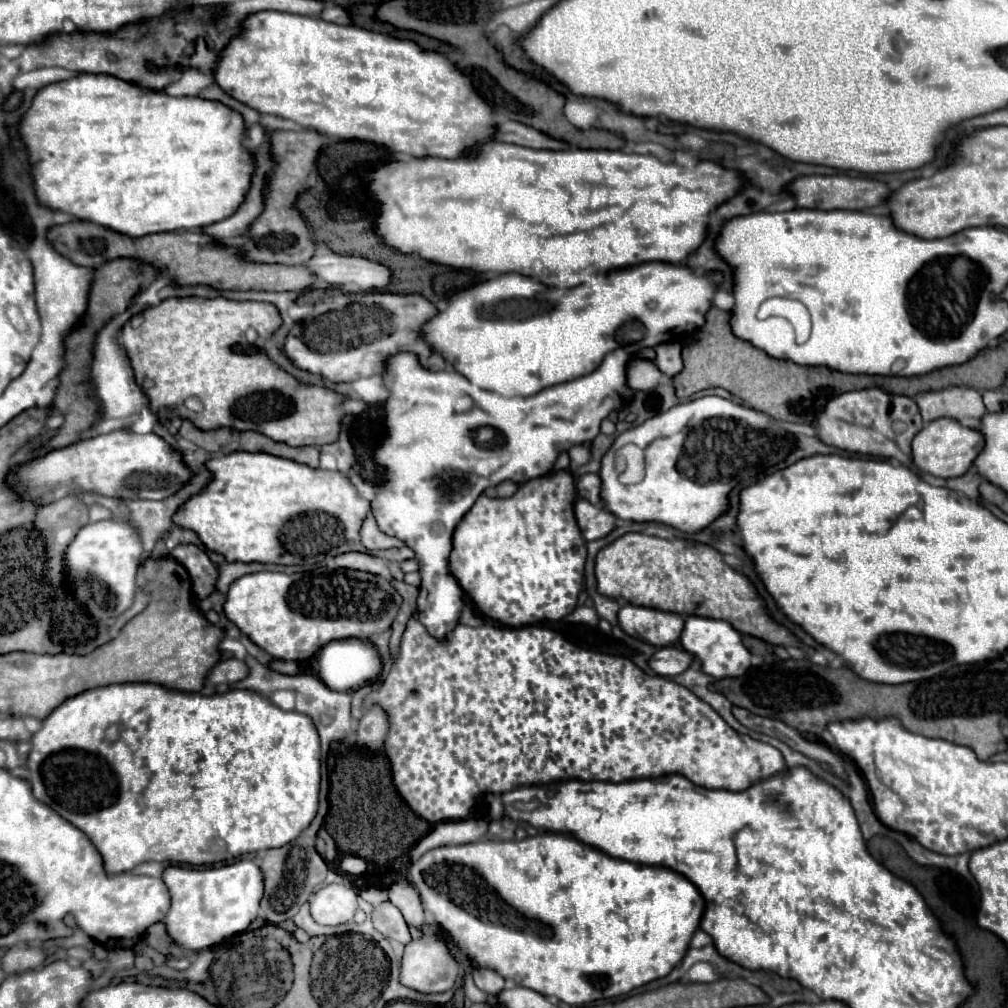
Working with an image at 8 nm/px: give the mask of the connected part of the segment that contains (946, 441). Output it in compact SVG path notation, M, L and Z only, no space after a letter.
M935 419L927 423L911 441L911 453L913 453L913 463L921 473L929 473L933 477L943 477L943 479L953 479L963 475L971 465L977 453L983 449L983 435L977 433L975 429L963 427L953 419Z

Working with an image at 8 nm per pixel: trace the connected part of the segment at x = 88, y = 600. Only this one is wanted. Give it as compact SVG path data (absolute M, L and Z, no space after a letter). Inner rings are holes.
M99 521L85 525L65 551L65 567L75 585L75 595L95 619L117 617L127 611L135 595L135 575L143 547L137 531L123 521Z

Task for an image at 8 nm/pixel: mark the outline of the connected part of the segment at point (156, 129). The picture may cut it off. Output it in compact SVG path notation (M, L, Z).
M83 73L41 87L9 145L27 149L39 205L127 237L143 237L161 231L201 229L223 221L239 207L253 173L251 155L241 145L243 131L241 115L217 101L169 97L135 89L115 77Z

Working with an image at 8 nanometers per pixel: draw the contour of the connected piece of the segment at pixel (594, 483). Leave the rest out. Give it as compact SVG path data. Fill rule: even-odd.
M585 473L585 475L579 475L579 477L577 477L575 489L577 489L577 495L579 495L581 499L587 499L591 505L601 507L599 485L601 485L601 481L599 481L599 477L597 477L595 473Z

